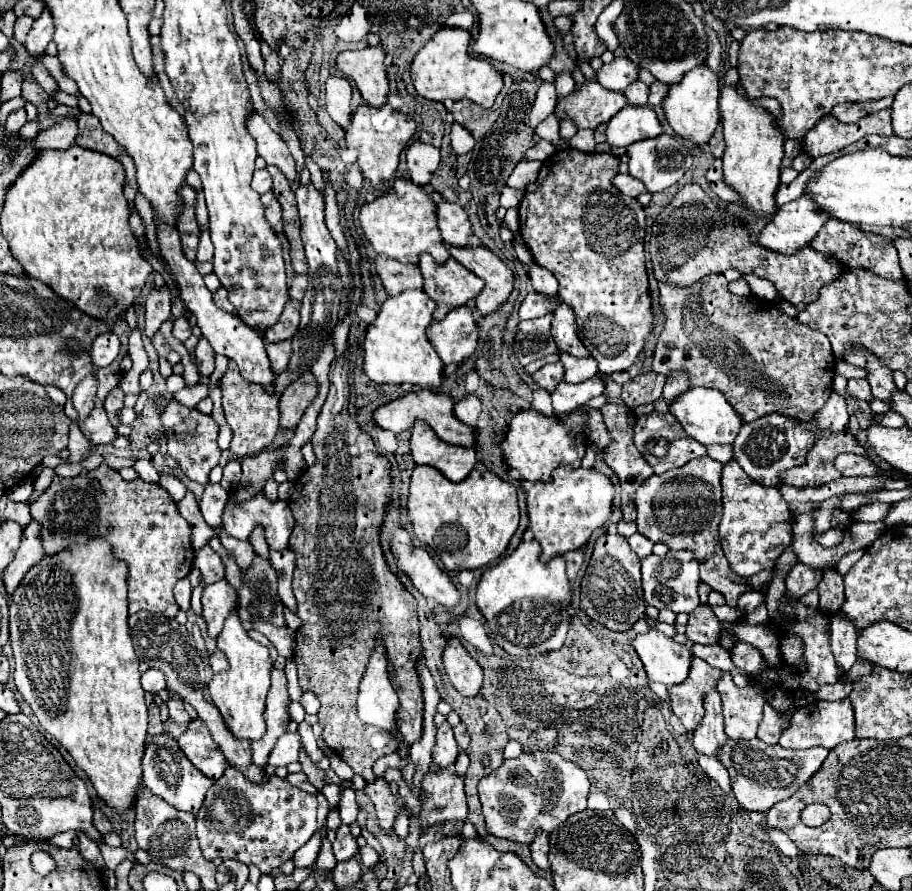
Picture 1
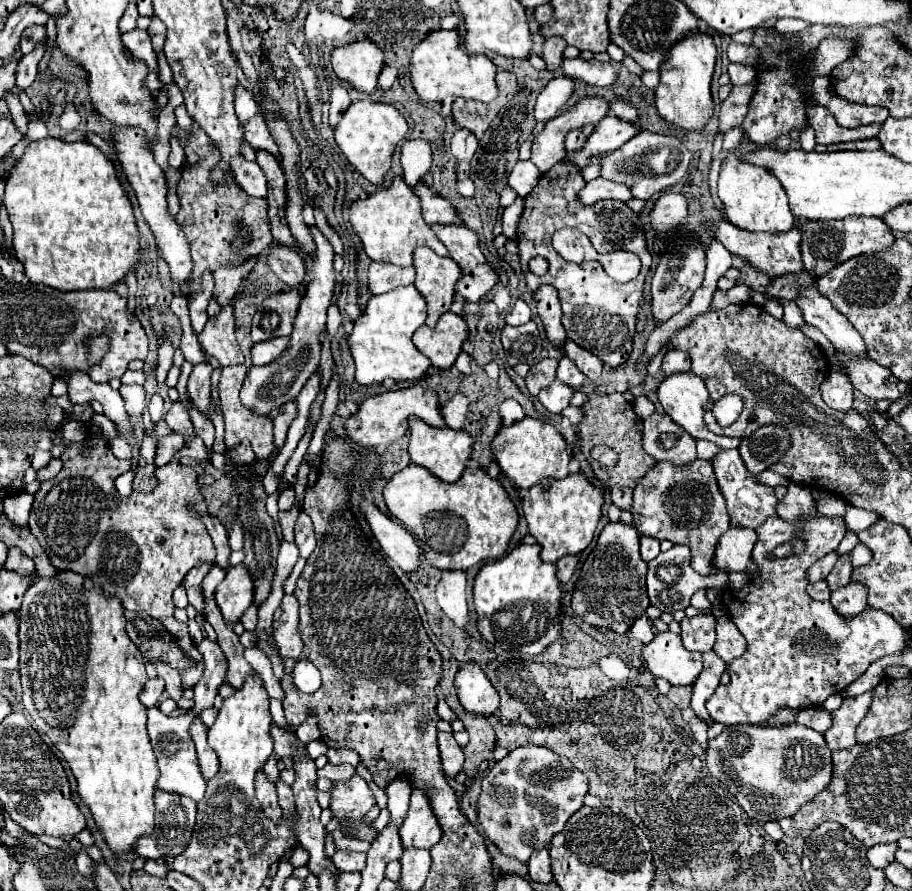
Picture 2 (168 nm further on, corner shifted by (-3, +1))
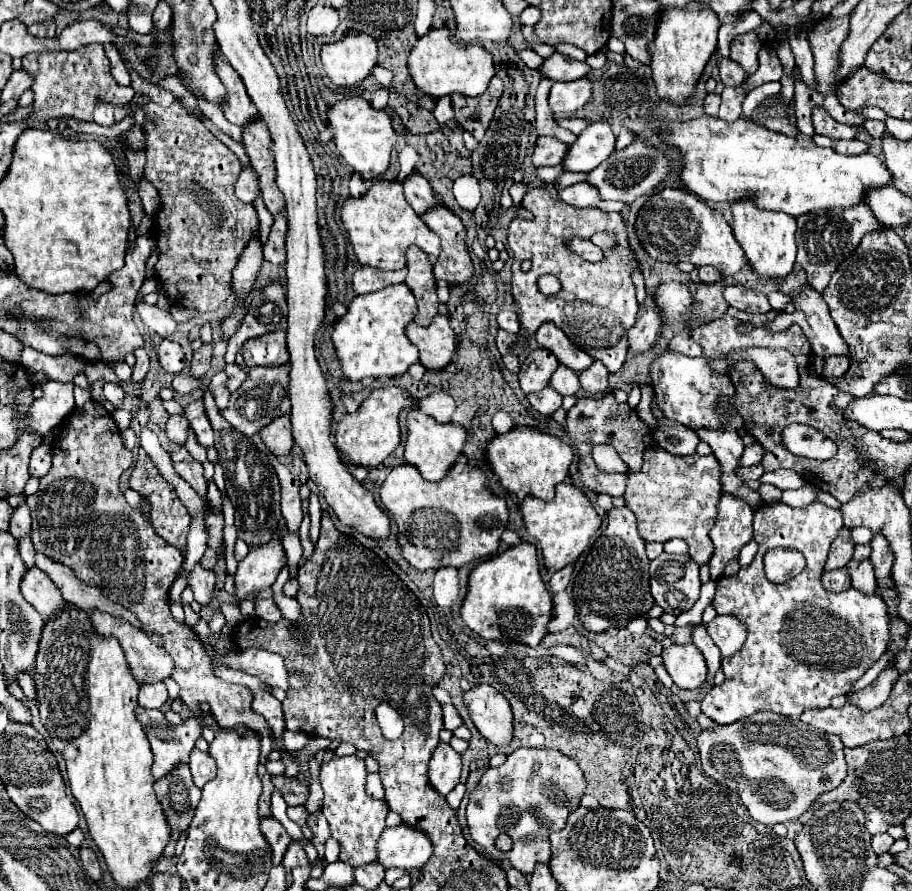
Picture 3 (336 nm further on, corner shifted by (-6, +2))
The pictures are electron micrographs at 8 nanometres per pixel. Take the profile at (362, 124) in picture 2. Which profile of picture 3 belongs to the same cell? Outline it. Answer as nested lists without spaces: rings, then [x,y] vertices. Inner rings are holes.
[[[348,97],[344,101],[338,101],[330,113],[328,113],[328,123],[334,125],[334,143],[344,157],[344,161],[360,173],[366,181],[376,179],[382,175],[388,165],[390,165],[390,153],[398,141],[398,133],[392,125],[392,117],[386,111],[378,111],[372,107],[370,101],[362,97]]]

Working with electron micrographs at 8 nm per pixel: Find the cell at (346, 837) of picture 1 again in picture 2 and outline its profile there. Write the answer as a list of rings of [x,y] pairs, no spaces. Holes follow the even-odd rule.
[[[335,852],[333,864],[339,872],[361,872],[365,868],[365,854],[363,852]]]

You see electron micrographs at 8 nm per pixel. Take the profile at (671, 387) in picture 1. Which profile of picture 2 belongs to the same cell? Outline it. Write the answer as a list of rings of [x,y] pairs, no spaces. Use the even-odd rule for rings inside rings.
[[[669,350],[663,356],[663,366],[661,368],[663,368],[665,374],[675,374],[675,372],[691,370],[691,358],[683,350]]]

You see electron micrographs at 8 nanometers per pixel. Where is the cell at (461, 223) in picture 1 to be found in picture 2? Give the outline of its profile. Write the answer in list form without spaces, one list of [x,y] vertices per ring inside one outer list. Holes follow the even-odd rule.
[[[419,182],[417,186],[413,186],[413,192],[421,200],[421,214],[423,214],[423,220],[427,224],[451,224],[451,222],[457,222],[455,208],[445,198],[439,198],[439,194],[435,194],[429,186]]]

